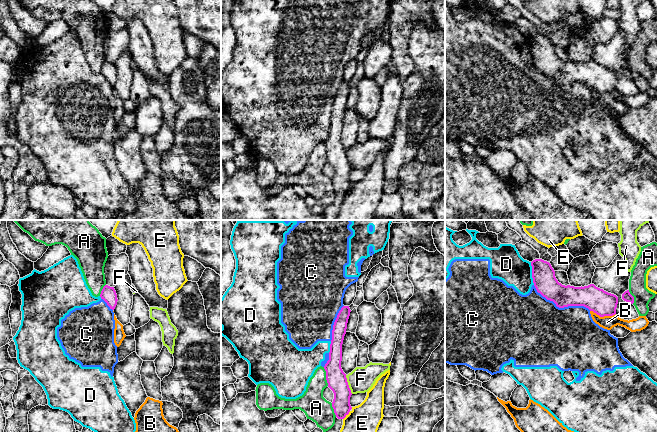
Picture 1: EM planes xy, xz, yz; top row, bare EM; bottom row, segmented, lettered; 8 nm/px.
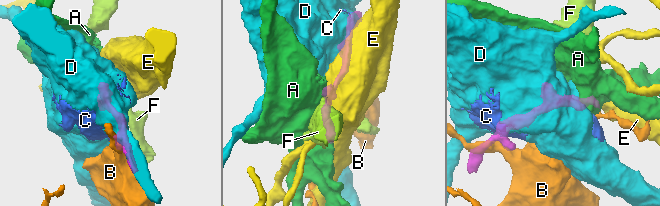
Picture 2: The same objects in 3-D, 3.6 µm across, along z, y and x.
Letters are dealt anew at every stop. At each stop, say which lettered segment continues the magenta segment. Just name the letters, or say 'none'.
none

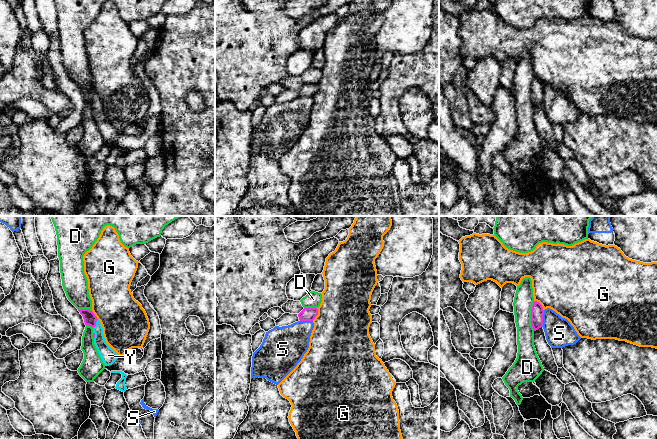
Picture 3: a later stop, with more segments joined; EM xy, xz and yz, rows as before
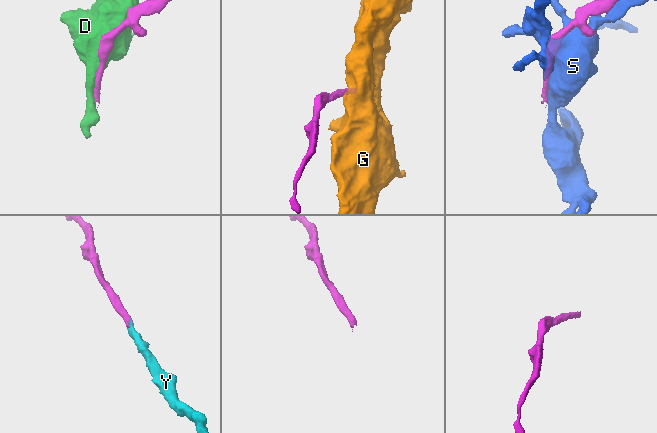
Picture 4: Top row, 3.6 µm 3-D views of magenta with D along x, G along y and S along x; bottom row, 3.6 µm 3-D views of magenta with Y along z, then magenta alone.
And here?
Y

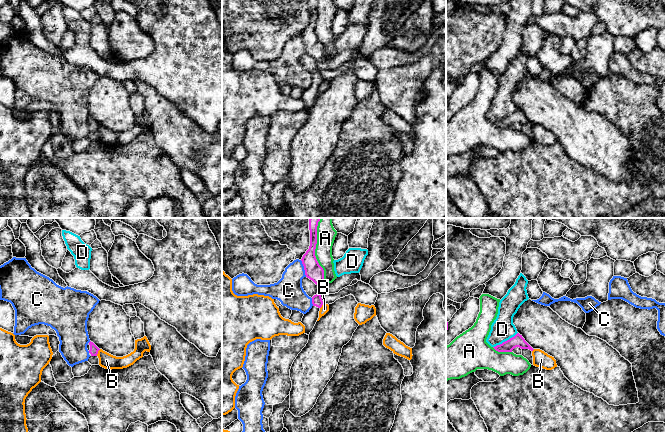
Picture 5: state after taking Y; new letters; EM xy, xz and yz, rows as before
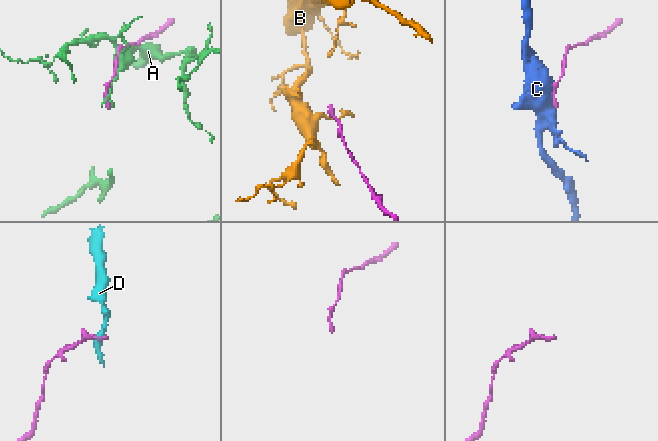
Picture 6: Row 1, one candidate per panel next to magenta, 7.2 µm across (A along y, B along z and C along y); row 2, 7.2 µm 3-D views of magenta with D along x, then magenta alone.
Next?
none

